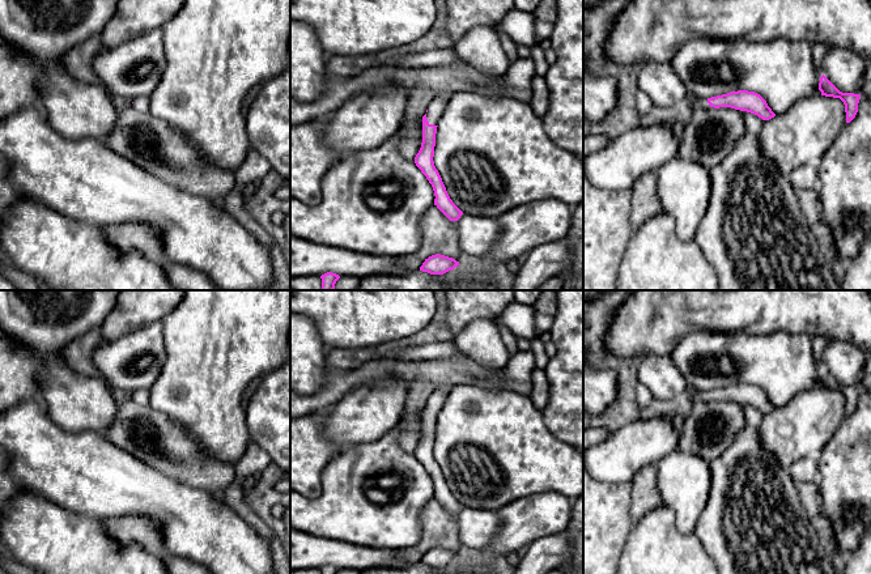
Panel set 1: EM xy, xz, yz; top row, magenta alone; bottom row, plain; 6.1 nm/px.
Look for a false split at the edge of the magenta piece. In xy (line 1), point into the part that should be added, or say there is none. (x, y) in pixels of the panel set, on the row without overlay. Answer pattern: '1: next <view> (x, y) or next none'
1: next xy (141, 396)

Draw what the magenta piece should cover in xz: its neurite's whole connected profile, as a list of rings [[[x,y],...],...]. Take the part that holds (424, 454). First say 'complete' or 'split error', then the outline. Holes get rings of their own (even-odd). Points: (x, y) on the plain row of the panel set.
split error; [[[451,387],[433,390],[428,405],[422,409],[422,435],[415,450],[416,459],[426,469],[434,484],[434,498],[450,513],[458,514],[463,505],[453,496],[438,463],[434,459],[434,439],[438,414]]]

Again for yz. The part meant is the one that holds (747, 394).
split error; [[[738,383],[711,391],[697,391],[693,387],[689,387],[688,391],[691,392],[692,404],[709,400],[731,400],[755,407],[762,413],[769,413],[776,409],[766,394],[755,384]]]

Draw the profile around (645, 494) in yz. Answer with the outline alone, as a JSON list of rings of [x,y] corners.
[[[654,463],[643,465],[633,477],[632,498],[630,498],[630,520],[637,523],[645,514],[658,507],[660,494],[658,489],[658,467]]]

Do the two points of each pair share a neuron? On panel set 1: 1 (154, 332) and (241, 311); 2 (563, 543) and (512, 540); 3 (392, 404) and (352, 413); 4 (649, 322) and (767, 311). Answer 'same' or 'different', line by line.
1: different
2: different
3: same
4: same

